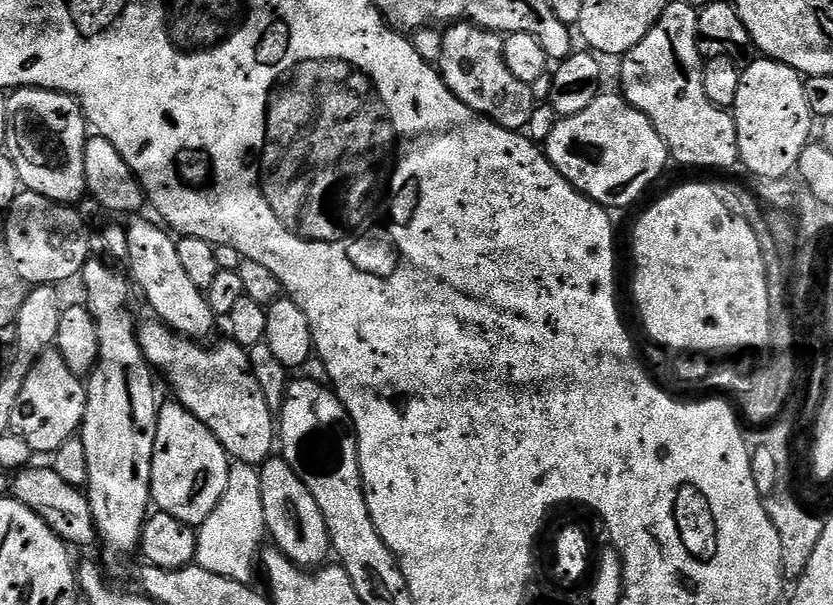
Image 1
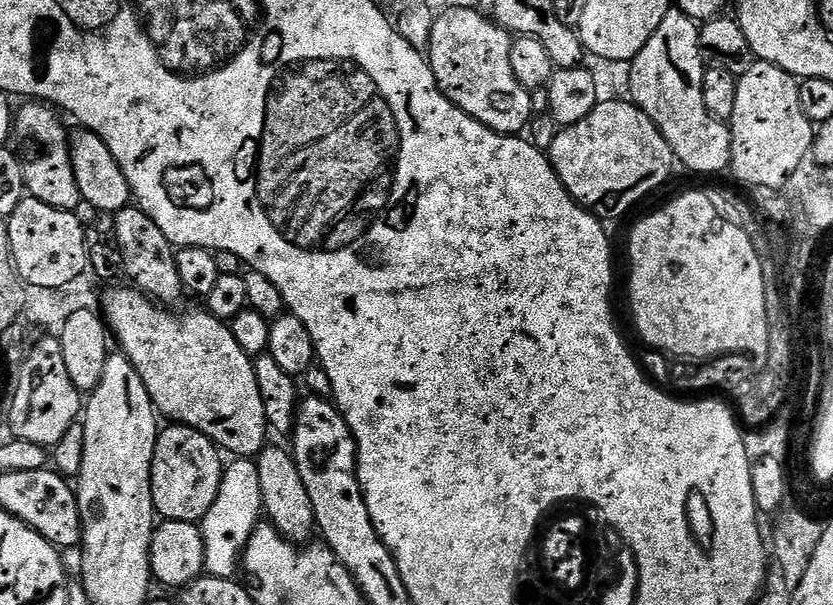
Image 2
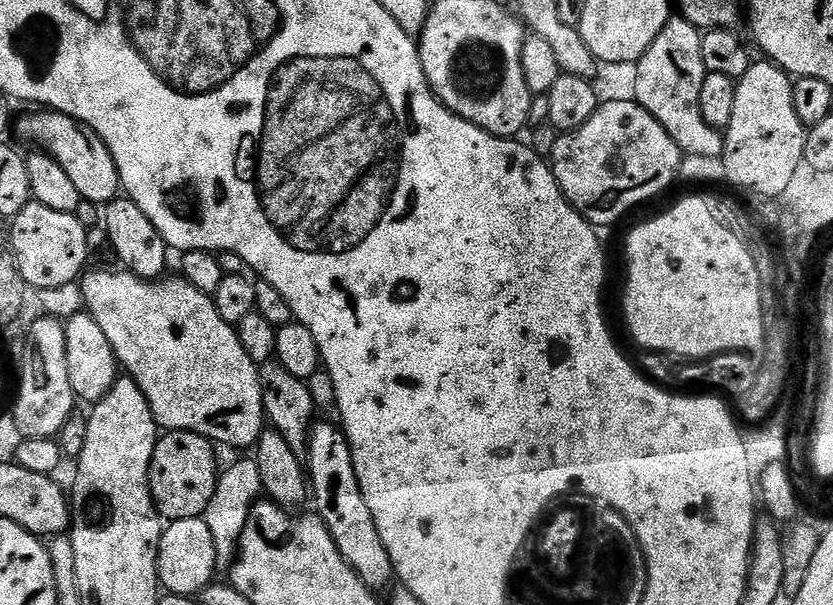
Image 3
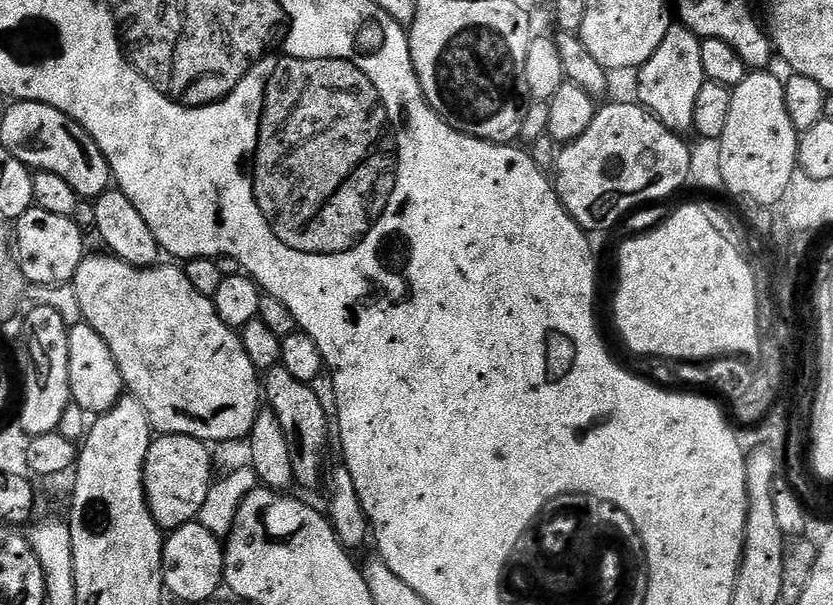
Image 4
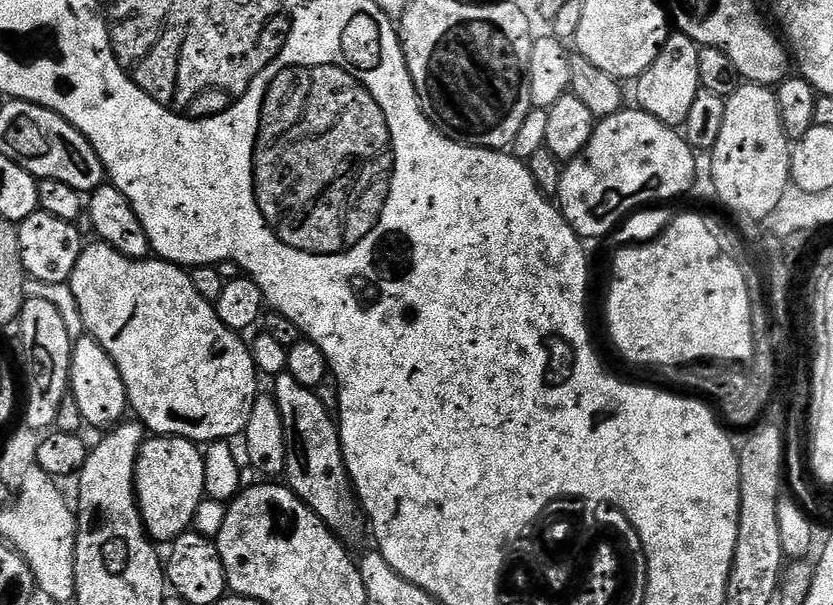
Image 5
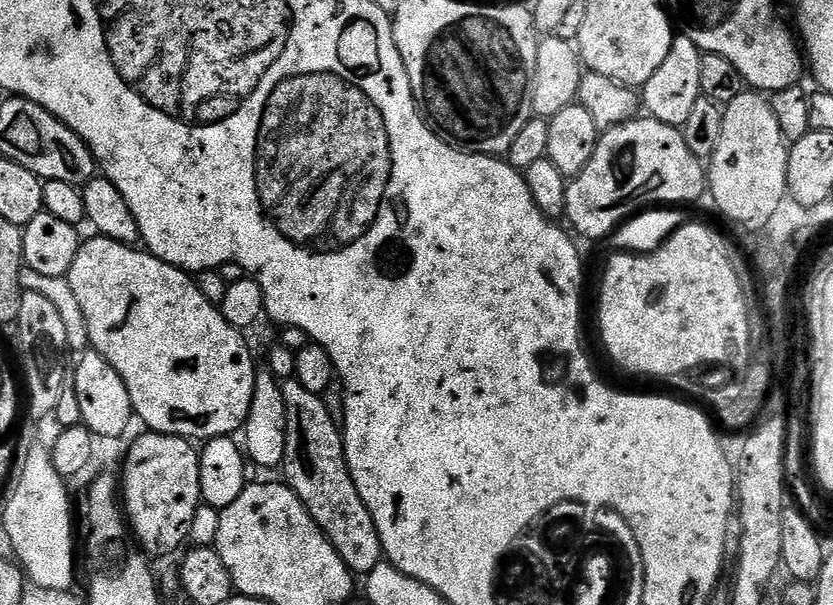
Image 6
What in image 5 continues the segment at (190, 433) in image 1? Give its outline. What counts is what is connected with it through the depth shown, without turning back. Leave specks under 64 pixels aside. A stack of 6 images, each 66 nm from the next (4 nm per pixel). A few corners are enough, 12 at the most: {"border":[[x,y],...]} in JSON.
{"border":[[181,436],[145,439],[136,501],[153,541],[192,528],[206,499],[204,453]]}

